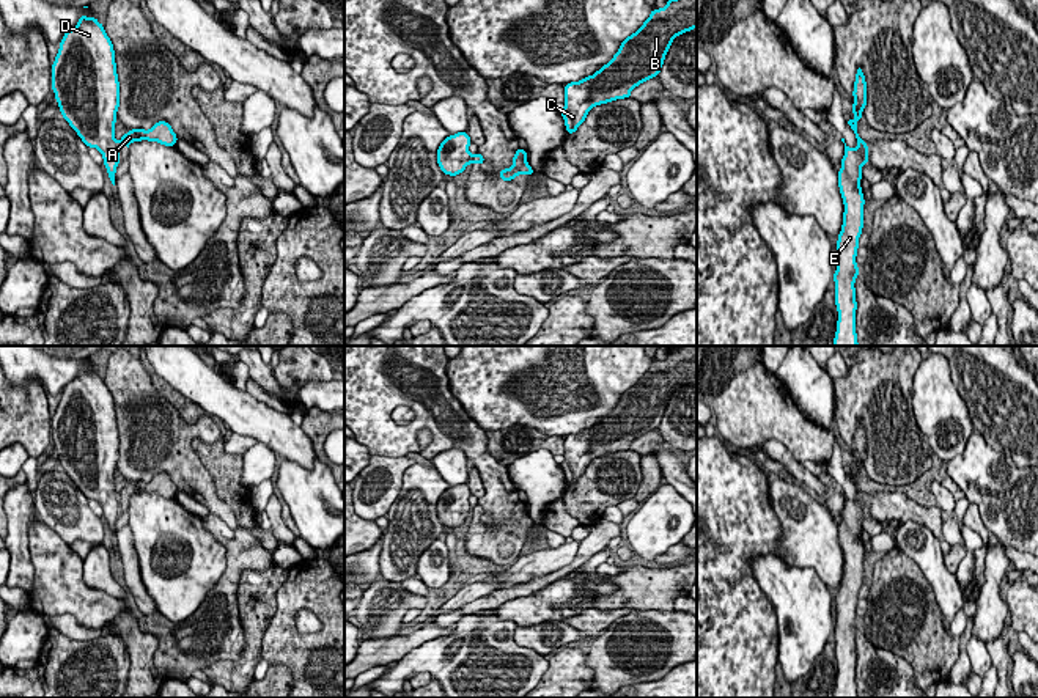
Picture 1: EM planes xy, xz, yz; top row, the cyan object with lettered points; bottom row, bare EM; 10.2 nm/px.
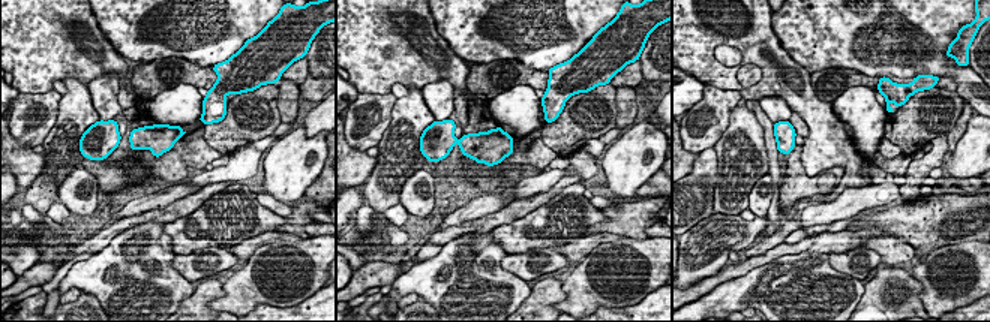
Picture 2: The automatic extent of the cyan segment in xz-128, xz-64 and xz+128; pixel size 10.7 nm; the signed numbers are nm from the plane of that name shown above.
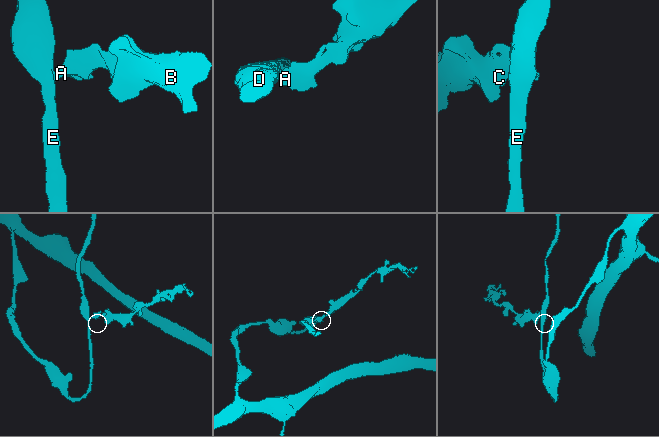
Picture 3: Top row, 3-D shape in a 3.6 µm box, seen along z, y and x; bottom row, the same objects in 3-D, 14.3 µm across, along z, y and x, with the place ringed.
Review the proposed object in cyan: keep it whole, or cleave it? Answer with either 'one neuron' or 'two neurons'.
two neurons

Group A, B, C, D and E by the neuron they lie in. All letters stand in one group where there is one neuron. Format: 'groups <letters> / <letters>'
groups A B C / D E

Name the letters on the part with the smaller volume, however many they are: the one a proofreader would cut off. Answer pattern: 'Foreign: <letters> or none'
Foreign: A, B, C

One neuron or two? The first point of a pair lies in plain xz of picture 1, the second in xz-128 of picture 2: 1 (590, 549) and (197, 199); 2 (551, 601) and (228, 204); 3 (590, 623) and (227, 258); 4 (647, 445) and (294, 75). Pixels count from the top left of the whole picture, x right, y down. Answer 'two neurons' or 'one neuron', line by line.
1: one neuron
2: one neuron
3: two neurons
4: one neuron

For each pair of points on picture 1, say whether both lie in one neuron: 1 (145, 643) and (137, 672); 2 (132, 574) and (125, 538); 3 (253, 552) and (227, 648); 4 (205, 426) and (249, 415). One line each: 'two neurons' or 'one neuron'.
1: one neuron
2: one neuron
3: one neuron
4: two neurons

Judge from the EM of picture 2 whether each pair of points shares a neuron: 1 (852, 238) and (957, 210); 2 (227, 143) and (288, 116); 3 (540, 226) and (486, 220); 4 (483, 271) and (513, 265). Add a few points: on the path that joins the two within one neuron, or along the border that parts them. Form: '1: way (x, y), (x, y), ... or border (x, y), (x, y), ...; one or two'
1: border (848, 229), (879, 226), (890, 235); two
2: border (276, 84), (278, 113), (282, 122); two
3: border (540, 207), (489, 231); two
4: border (504, 255), (501, 265), (527, 282); two

